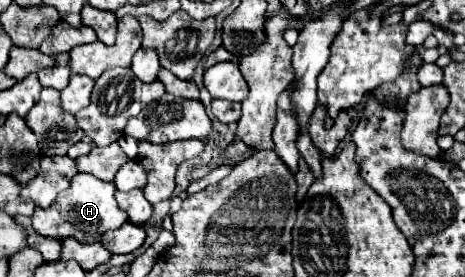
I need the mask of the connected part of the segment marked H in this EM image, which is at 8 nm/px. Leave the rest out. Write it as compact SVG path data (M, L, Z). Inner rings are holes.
M76 173L74 179L70 179L70 187L58 193L56 201L48 209L36 207L32 215L32 227L46 237L64 239L72 235L82 243L96 243L106 231L118 229L128 221L126 211L122 211L114 199L114 191L114 183L104 183L92 175Z

